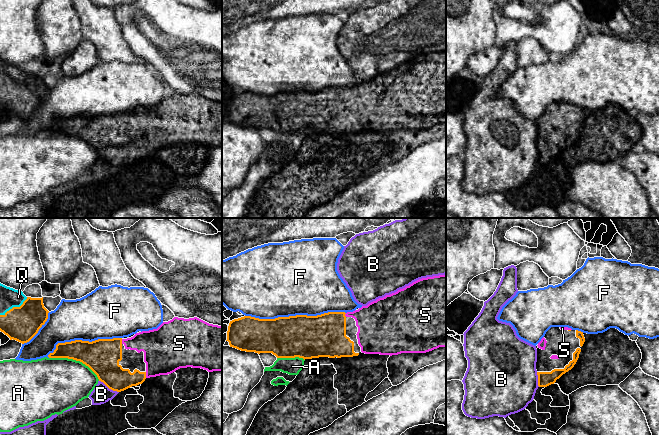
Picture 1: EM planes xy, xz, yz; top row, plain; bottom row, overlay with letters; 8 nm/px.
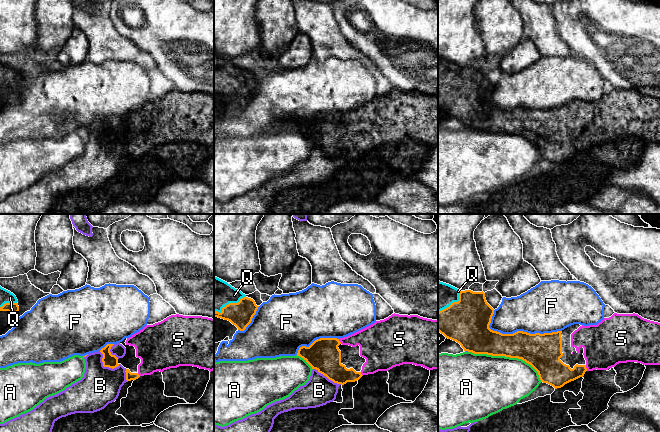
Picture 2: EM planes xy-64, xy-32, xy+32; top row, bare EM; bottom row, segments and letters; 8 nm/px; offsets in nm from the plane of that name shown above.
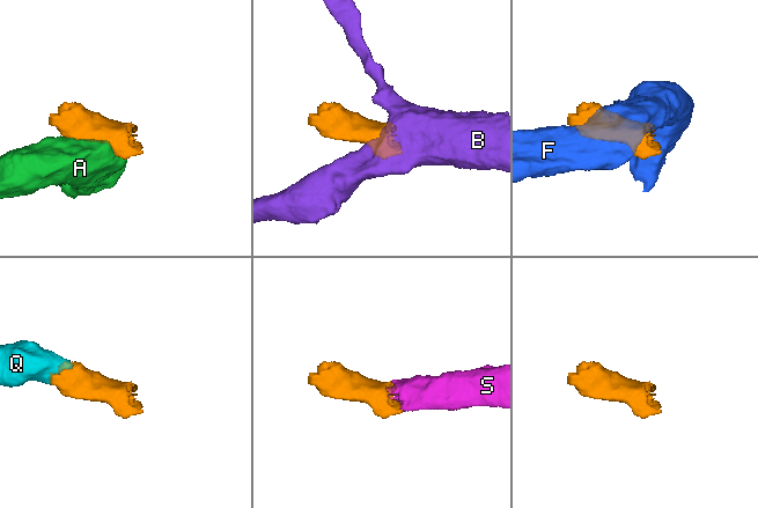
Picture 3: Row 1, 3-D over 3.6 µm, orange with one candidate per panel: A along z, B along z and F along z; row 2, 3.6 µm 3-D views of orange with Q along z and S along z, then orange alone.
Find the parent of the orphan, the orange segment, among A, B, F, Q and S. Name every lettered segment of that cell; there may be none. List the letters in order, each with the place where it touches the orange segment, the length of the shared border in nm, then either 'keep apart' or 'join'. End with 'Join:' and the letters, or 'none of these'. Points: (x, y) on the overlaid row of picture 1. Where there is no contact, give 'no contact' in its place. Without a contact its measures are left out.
A: contact xy (75, 359); length 440 nm; keep apart
B: contact xy (109, 388); length 190 nm; keep apart
F: contact xz (296, 315); length 800 nm; keep apart
Q: contact xy (14, 307); length 260 nm; join
S: contact xy (145, 375); length 50 nm; join
Join: Q, S

